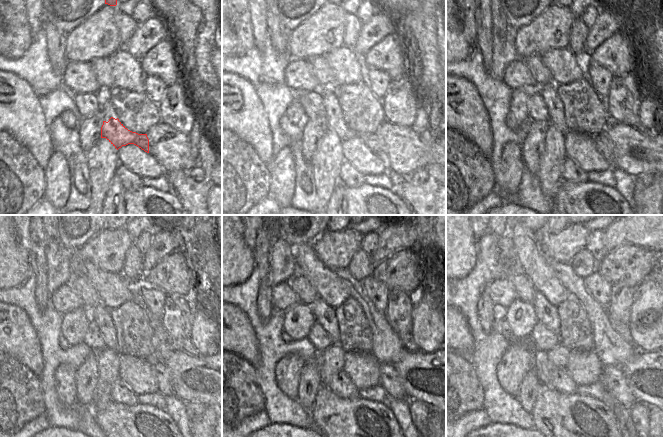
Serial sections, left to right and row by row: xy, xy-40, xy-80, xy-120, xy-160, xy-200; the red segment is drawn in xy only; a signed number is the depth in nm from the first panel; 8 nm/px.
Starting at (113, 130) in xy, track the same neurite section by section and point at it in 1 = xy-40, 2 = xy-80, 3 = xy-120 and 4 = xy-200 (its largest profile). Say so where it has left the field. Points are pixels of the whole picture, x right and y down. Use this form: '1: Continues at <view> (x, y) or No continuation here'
1: Continues at xy-40 (372, 141)
2: Continues at xy-80 (603, 144)
3: Continues at xy-120 (160, 371)
4: Continues at xy-200 (613, 379)

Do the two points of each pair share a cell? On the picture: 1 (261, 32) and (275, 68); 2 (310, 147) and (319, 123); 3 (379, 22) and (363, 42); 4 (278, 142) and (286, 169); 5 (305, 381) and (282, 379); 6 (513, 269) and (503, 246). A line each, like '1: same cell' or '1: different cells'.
1: different cells
2: same cell
3: same cell
4: different cells
5: different cells
6: same cell

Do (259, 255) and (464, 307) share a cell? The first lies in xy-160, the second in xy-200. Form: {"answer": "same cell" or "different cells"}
{"answer": "different cells"}

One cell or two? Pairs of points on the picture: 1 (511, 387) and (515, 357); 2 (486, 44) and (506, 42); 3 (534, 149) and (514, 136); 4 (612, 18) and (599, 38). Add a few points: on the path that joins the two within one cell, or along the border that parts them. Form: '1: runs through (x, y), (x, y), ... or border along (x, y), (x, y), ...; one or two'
1: runs through (511, 380), (511, 370), (515, 364); one
2: border along (493, 30), (493, 56), (490, 66); two
3: border along (534, 121), (529, 127), (525, 140), (520, 145); two
4: runs through (607, 23), (599, 33); one

